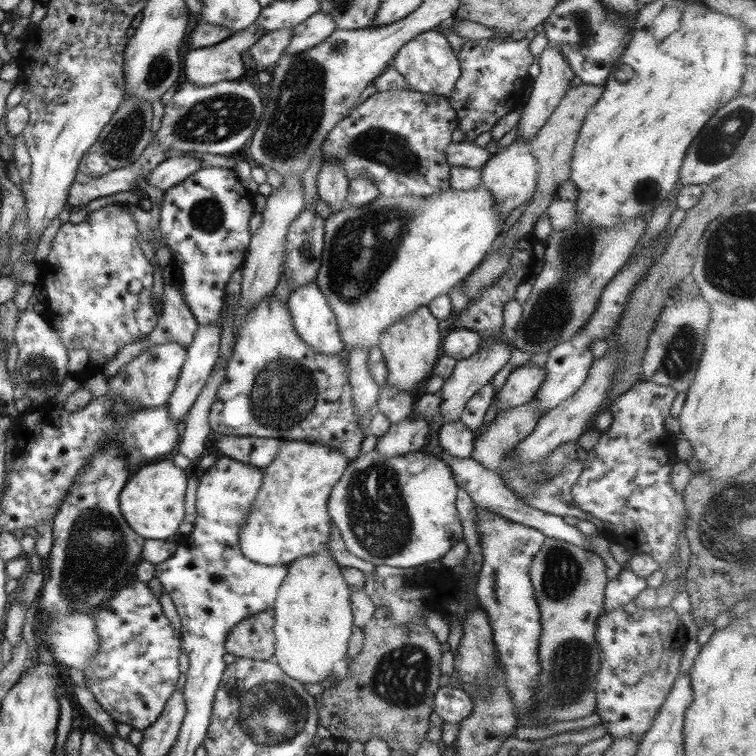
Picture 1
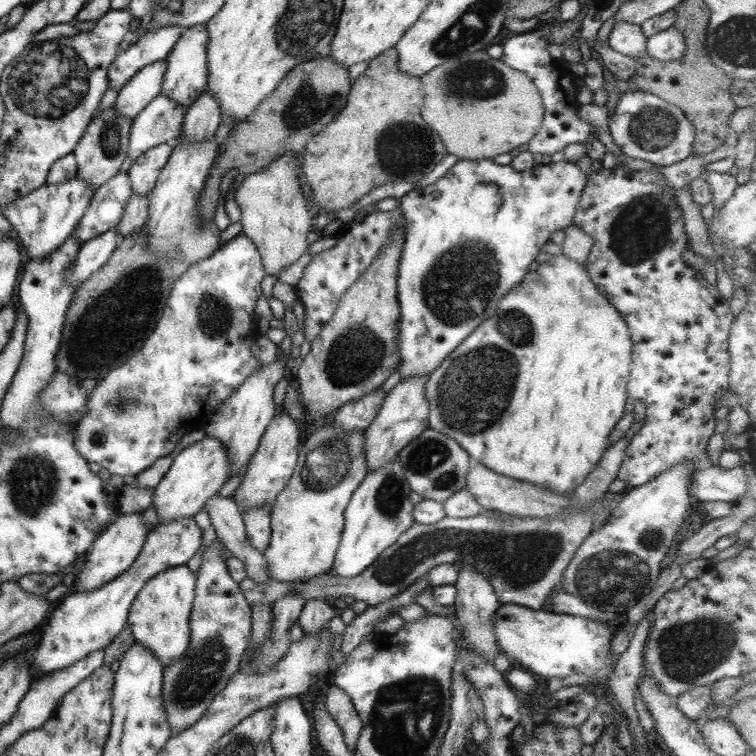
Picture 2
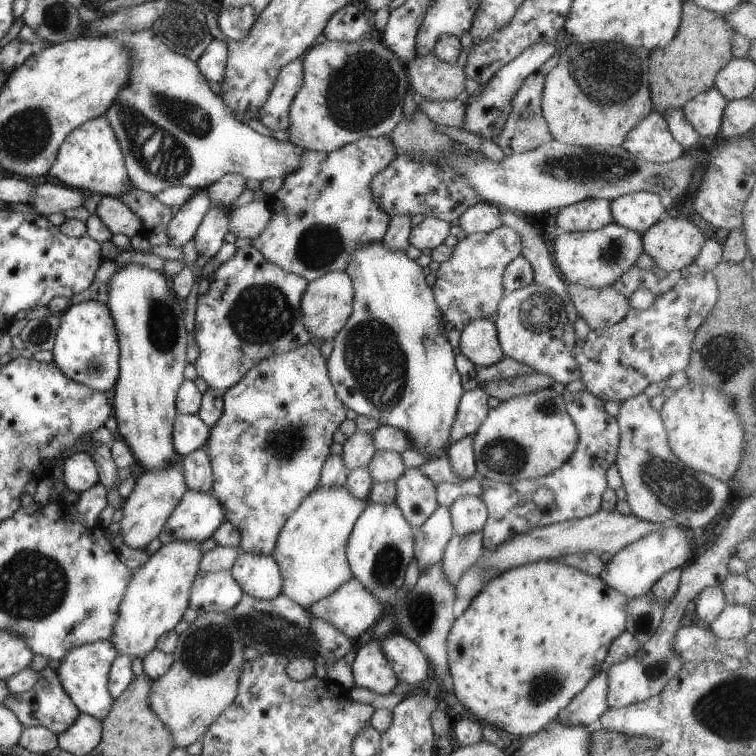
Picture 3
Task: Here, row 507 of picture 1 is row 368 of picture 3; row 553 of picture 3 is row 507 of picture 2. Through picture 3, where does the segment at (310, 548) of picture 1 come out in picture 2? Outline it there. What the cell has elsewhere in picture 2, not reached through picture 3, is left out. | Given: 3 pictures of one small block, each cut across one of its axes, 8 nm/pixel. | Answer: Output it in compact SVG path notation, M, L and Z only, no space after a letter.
M268 503L243 511L247 542L264 553L271 540L271 506Z

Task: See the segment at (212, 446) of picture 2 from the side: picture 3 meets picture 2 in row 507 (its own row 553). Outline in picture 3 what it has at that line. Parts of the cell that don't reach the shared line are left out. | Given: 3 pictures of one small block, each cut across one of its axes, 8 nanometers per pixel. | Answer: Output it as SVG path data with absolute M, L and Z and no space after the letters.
M176 540L170 544L163 544L160 549L148 561L133 572L128 583L126 592L120 602L118 618L114 624L114 632L110 636L110 642L118 654L125 654L130 658L144 658L149 652L156 649L156 643L162 634L174 629L176 624L182 620L184 611L189 607L189 598L192 584L199 572L199 564L204 552L200 550L201 544L196 542L186 542L186 540Z

